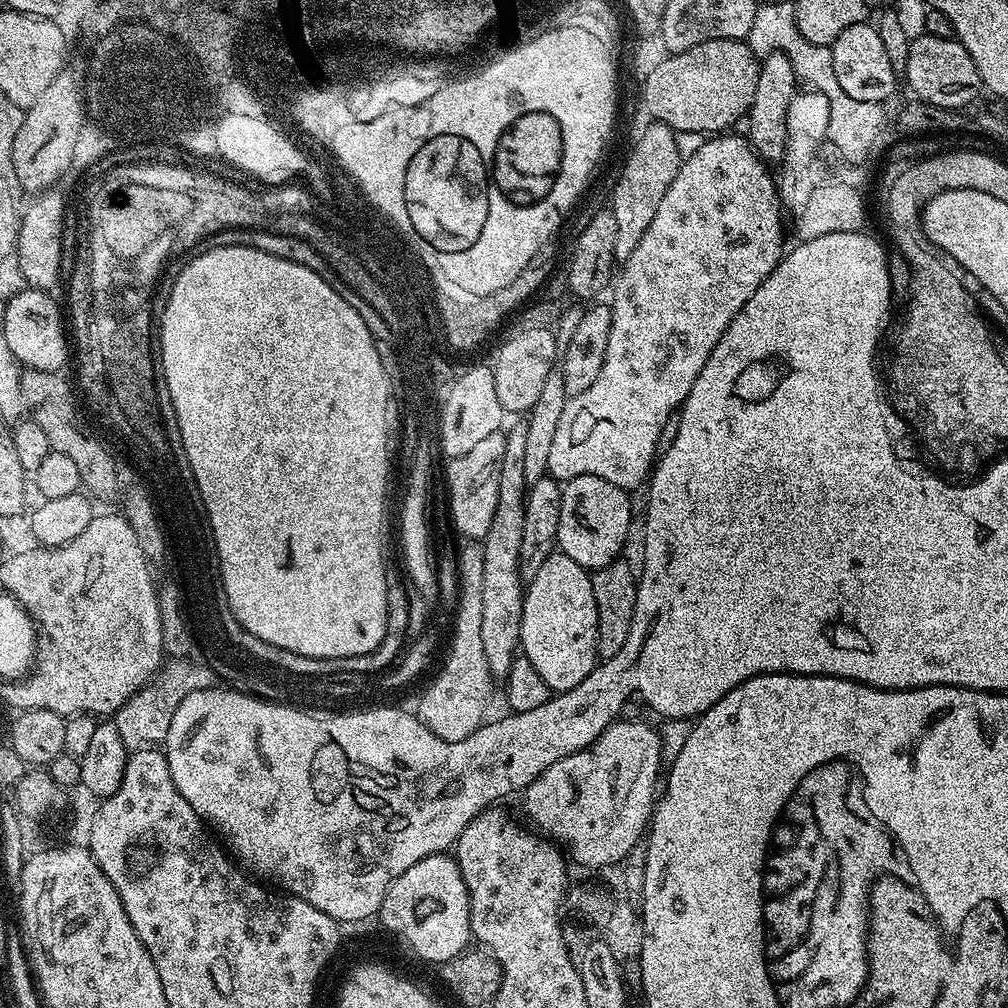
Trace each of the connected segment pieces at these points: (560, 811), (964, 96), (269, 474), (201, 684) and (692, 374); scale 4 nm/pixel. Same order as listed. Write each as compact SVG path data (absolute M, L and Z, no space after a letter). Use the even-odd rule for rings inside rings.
M624 719L613 720L612 725L589 748L554 762L554 766L546 769L522 793L524 812L529 820L527 823L537 824L532 826L538 829L541 837L563 846L573 865L581 864L584 868L619 865L641 843L652 819L652 810L658 799L658 785L662 780L662 736L644 720Z
M927 34L913 39L908 46L908 61L902 66L902 72L908 75L908 84L912 87L911 95L917 100L925 100L934 106L946 106L947 108L967 109L968 104L979 92L982 92L978 66L974 66L974 58L970 58L968 51L960 45L959 40L953 38L938 38Z
M212 246L208 252L195 256L189 264L176 275L174 286L169 288L160 313L160 357L162 370L166 374L166 386L170 390L170 402L177 415L178 430L182 434L182 446L185 448L186 462L192 471L196 494L204 504L208 516L209 528L216 543L217 558L220 564L221 582L224 584L225 597L229 609L236 616L236 621L250 634L262 638L262 642L270 642L274 646L282 646L282 650L303 652L314 659L350 658L353 654L366 655L375 650L386 634L386 570L384 569L384 508L389 500L384 496L384 488L380 488L380 464L386 464L386 390L380 388L380 367L386 361L383 355L376 356L378 341L366 330L366 322L358 315L355 303L343 296L335 283L324 277L324 274L310 270L306 266L298 266L298 262L286 262L286 258L274 258L274 254L266 254L263 250L250 250L250 246Z
M192 658L165 659L155 676L116 712L114 727L118 730L124 745L130 750L163 745L166 730L170 730L170 722L174 718L174 710L178 710L178 702L182 702L186 694L194 694L194 690L213 687L217 680L218 677L211 668L200 662L195 664Z
M716 134L705 139L694 154L683 157L678 174L674 182L670 182L670 190L662 198L658 206L658 211L654 214L654 219L650 221L650 227L646 234L642 234L642 242L634 246L634 254L622 262L621 270L615 277L611 285L612 300L610 307L612 317L610 318L610 334L606 338L606 350L604 351L604 361L602 370L598 370L598 378L594 378L594 383L582 394L569 396L566 402L566 410L562 410L561 419L558 421L558 429L554 432L553 447L550 449L550 456L547 458L548 473L553 479L567 482L578 478L582 474L594 474L598 478L606 478L606 482L614 482L614 486L625 490L633 490L645 483L649 479L650 473L658 459L656 447L660 441L662 430L671 416L677 415L678 409L684 403L685 398L690 394L694 386L694 378L702 374L702 366L706 366L706 358L718 346L718 338L730 326L730 322L754 298L754 290L766 282L766 278L780 264L780 258L786 251L784 244L784 226L786 228L786 213L781 207L780 194L777 181L768 173L769 165L760 159L760 155L752 149L743 135L732 136L734 134Z

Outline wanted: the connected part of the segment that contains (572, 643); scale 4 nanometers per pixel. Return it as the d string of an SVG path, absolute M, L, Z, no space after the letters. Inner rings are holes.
M555 551L546 558L546 563L538 569L532 580L527 581L520 627L520 648L522 654L542 674L542 682L553 693L565 692L592 673L598 663L596 639L598 638L598 606L594 602L594 586L589 569L578 566L574 558L565 552Z

